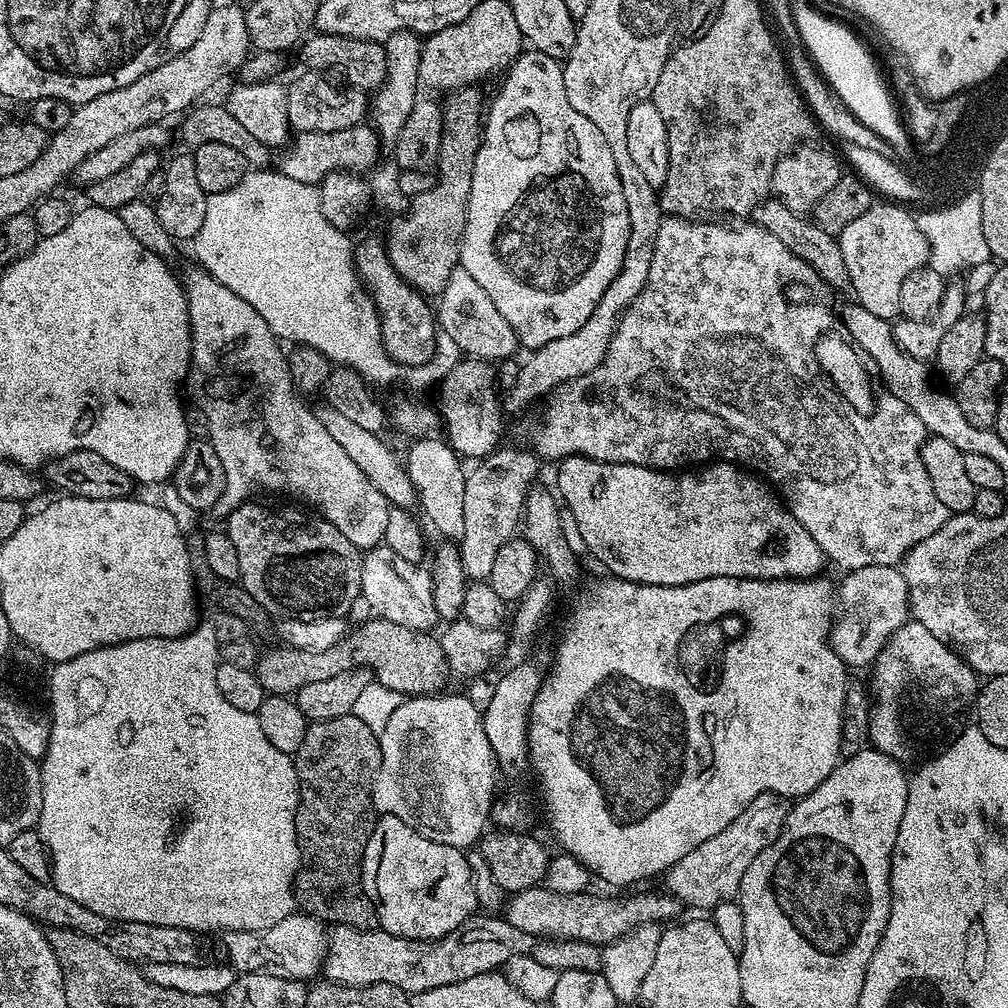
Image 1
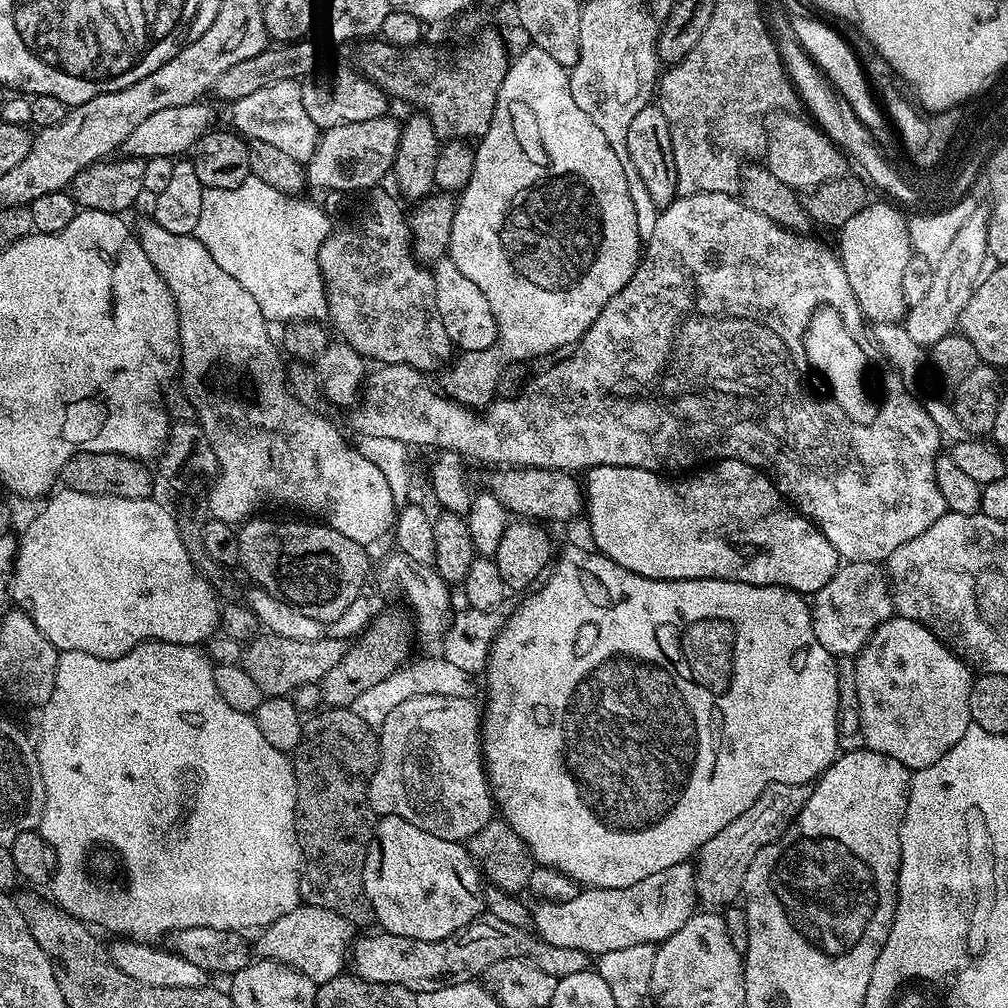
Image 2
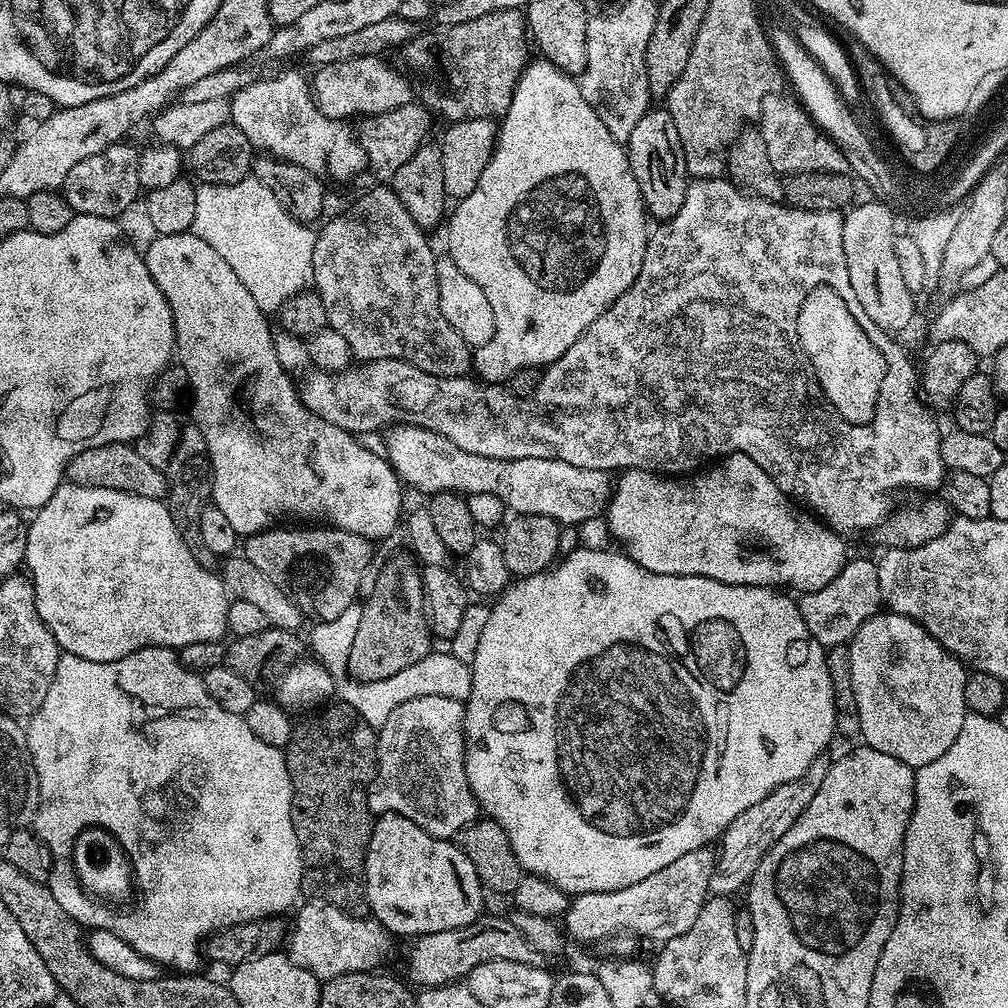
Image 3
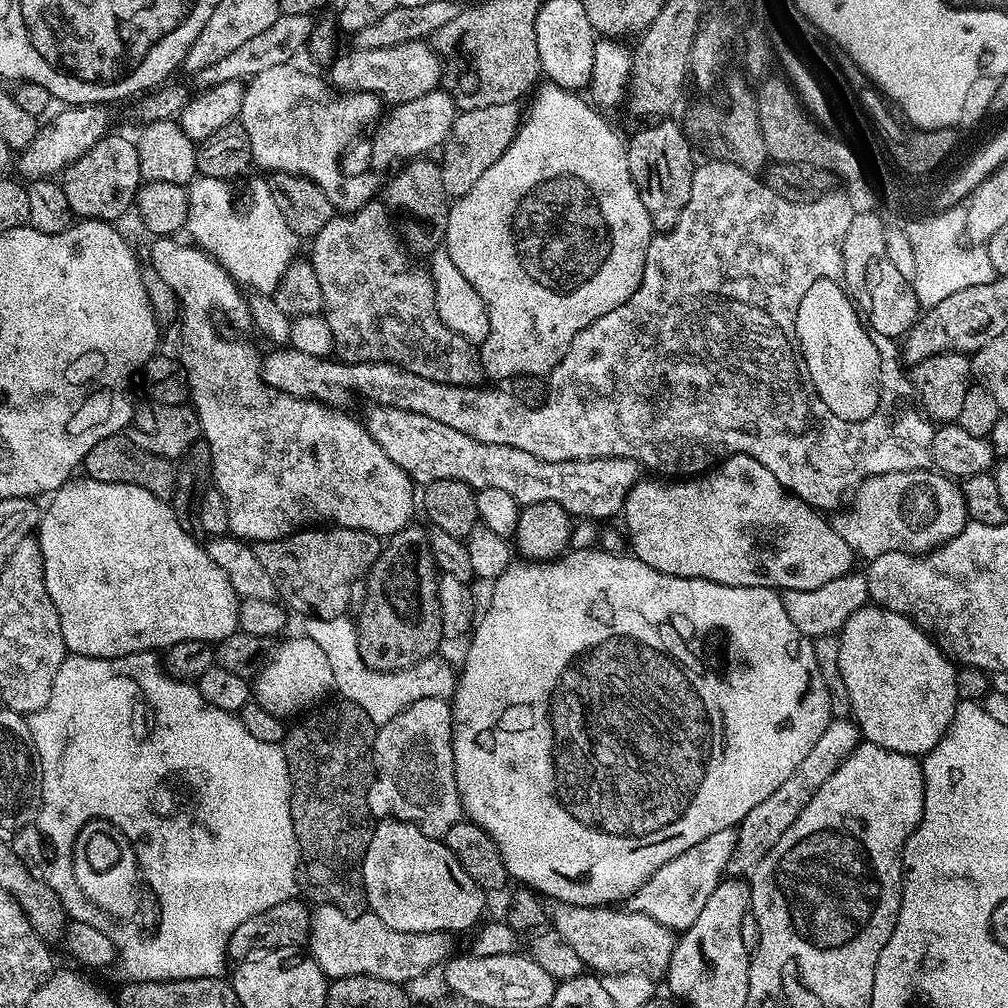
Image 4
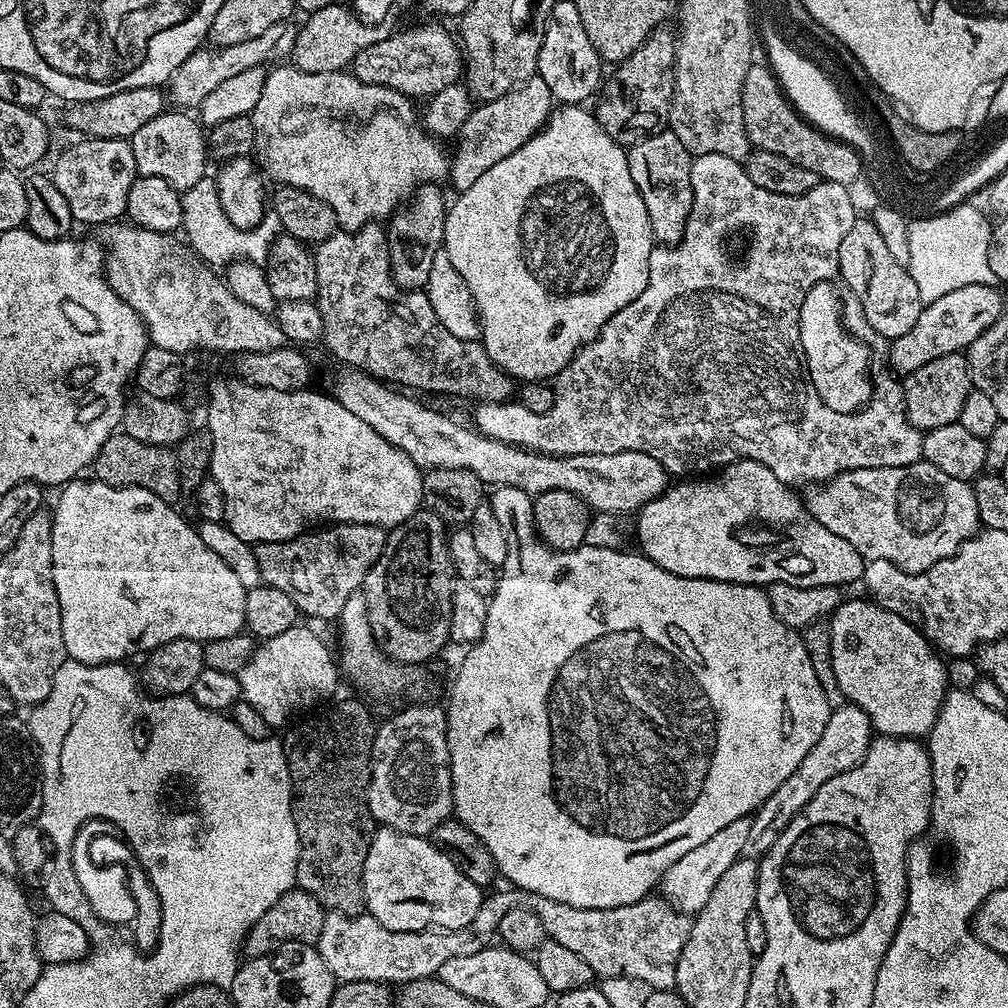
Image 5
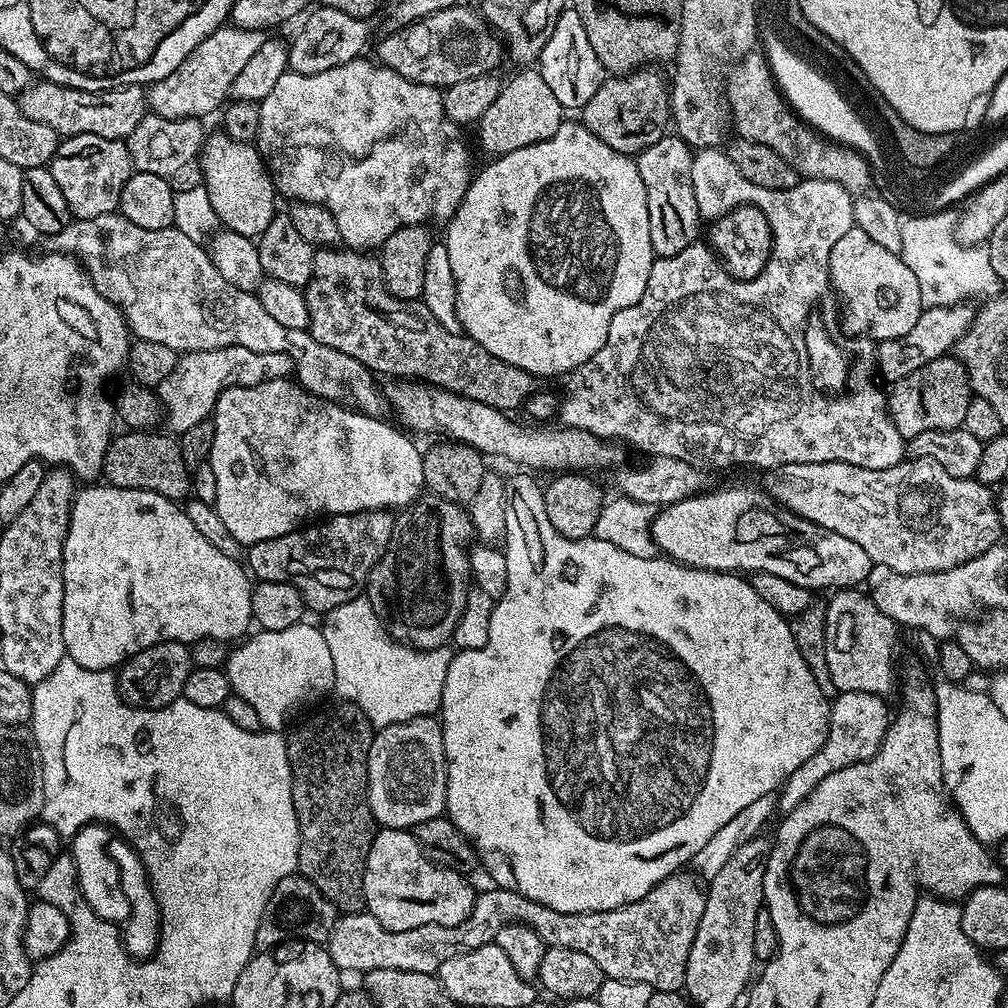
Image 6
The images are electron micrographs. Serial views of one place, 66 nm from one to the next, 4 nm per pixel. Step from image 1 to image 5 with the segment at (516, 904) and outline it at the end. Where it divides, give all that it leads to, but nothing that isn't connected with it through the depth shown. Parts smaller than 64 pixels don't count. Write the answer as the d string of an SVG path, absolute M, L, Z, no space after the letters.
M745 818L738 822L730 822L730 826L718 830L718 834L713 834L699 846L694 846L694 850L682 854L682 858L678 858L678 862L674 862L674 866L670 866L670 870L666 870L666 874L660 880L658 888L663 899L679 912L700 912L702 906L706 906L707 900L710 899L710 893L714 891L718 878L722 878L722 874L726 874L726 870L730 870L730 866L734 866L734 862L745 855L749 847L749 838L750 819Z

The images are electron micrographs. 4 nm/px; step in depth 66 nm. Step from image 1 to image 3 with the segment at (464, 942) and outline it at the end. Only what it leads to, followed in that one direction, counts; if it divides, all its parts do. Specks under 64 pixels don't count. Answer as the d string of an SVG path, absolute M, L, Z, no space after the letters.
M481 915L480 919L454 930L442 930L434 934L415 937L408 948L408 957L404 964L408 967L407 979L413 985L420 984L421 989L443 988L445 984L463 981L474 970L474 966L482 966L482 962L505 960L506 962L522 962L530 966L541 966L546 958L538 954L522 938L522 930L512 924L511 919L500 916Z

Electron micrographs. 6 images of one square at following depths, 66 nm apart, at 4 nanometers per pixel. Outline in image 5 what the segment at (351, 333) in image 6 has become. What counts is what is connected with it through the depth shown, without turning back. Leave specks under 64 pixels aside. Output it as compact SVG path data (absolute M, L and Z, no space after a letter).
M379 223L367 224L356 232L338 230L315 245L314 257L317 268L314 303L322 314L322 344L340 359L341 365L360 368L377 380L405 389L473 396L473 401L486 404L513 399L512 377L486 354L483 343L454 338L438 322L427 291L399 288L392 281L388 233Z

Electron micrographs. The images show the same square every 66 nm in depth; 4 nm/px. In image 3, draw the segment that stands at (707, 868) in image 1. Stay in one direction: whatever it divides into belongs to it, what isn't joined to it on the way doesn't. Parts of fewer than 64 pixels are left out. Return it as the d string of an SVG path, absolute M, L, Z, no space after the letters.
M824 758L811 761L802 778L778 786L769 796L762 798L762 802L754 802L750 810L738 814L738 818L730 822L730 826L718 841L716 865L708 882L711 895L731 897L732 892L738 891L739 888L741 891L747 885L761 858L775 846L782 834L786 834L786 830L790 830L790 826L794 826L798 814L802 814L802 810L810 806L810 798L818 794L818 786L822 786L822 778L826 778L828 765L829 761Z

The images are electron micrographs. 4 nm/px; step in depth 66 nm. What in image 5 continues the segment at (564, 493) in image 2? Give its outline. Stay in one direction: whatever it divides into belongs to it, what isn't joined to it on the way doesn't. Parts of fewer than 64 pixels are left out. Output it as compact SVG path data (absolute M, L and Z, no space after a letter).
M347 366L337 367L336 377L332 380L331 399L342 402L350 414L362 418L366 426L378 430L390 446L402 450L422 470L433 468L465 468L472 471L484 486L514 486L518 490L527 492L535 497L546 490L566 490L578 498L582 498L593 513L622 512L635 513L646 502L658 498L670 487L668 480L669 469L664 461L654 458L650 454L642 454L638 450L626 450L618 454L578 454L577 456L546 456L526 448L517 448L515 444L498 442L494 438L484 436L475 427L463 428L456 420L435 412L432 408L423 408L416 400L411 400L403 391L389 386L385 381L377 380L375 376L360 368Z

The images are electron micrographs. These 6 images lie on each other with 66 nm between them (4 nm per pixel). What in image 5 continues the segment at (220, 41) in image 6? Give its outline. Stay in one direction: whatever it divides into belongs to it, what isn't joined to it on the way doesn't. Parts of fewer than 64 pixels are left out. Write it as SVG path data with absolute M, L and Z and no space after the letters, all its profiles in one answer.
M292 22L275 24L270 26L263 34L258 34L258 38L250 38L241 44L234 44L229 48L217 48L215 46L204 46L195 52L191 52L178 66L176 73L172 75L171 80L166 85L166 96L173 105L179 106L184 110L192 110L199 106L217 86L222 86L226 78L234 78L234 74L242 74L242 70L250 70L267 65L267 60L276 59L280 62L283 58L291 57L292 47L295 44L297 34L297 25Z

